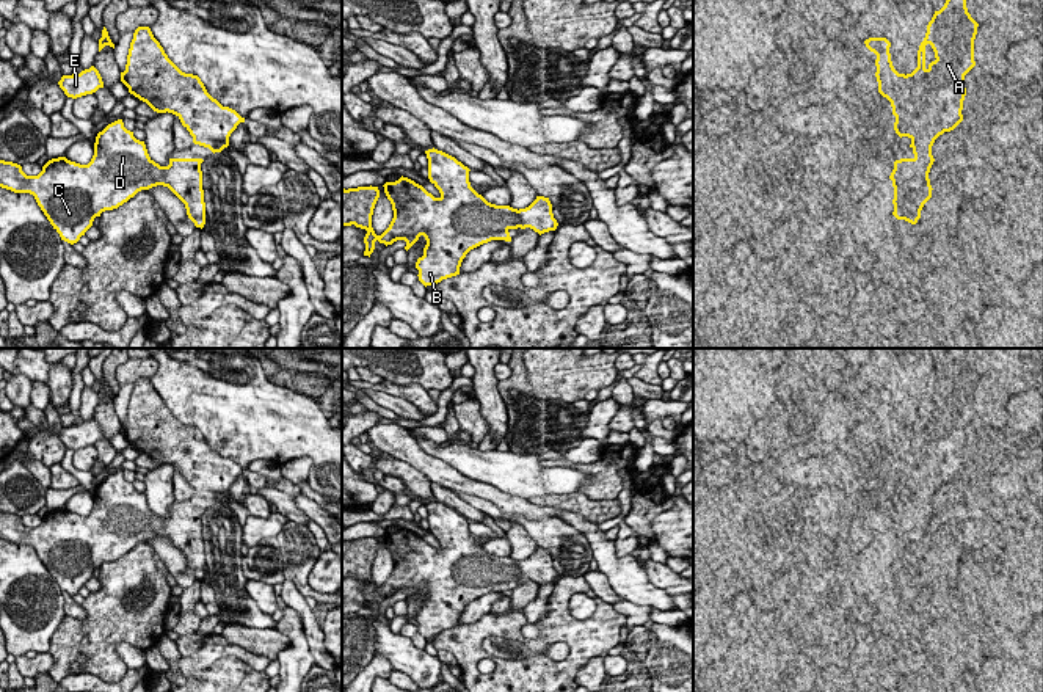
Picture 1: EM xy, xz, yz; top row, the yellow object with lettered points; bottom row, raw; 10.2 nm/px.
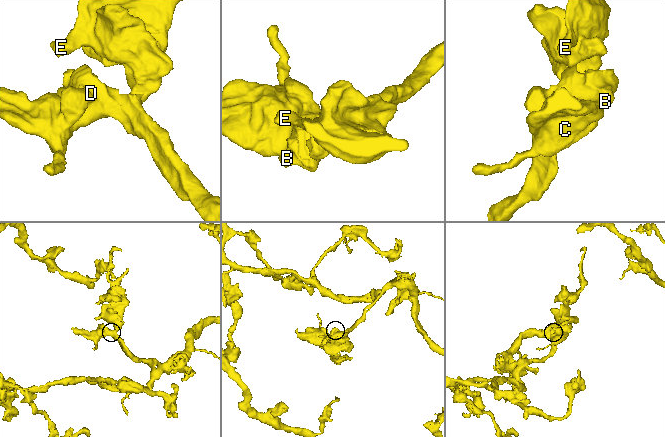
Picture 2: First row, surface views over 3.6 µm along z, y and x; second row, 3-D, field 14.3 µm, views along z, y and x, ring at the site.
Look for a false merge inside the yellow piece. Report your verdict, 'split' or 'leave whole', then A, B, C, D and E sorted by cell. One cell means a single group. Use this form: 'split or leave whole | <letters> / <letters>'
leave whole | A B C D E

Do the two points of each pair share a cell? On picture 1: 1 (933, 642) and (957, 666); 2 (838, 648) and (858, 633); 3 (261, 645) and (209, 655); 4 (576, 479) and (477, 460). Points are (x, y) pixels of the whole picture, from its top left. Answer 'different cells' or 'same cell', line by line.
1: same cell
2: same cell
3: different cells
4: same cell

